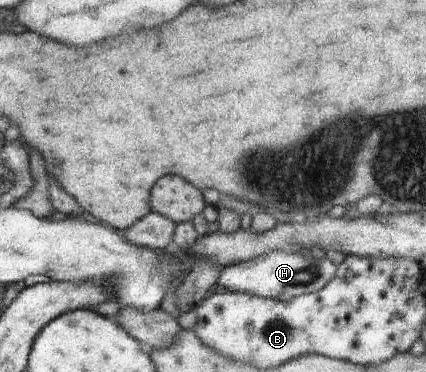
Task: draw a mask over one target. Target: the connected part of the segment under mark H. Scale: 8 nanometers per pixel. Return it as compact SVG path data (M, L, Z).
M271 250L252 260L223 267L219 274L217 289L245 292L265 299L277 298L283 294L283 298L289 300L291 297L319 292L331 281L336 272L337 264L328 258L308 258L285 250Z

